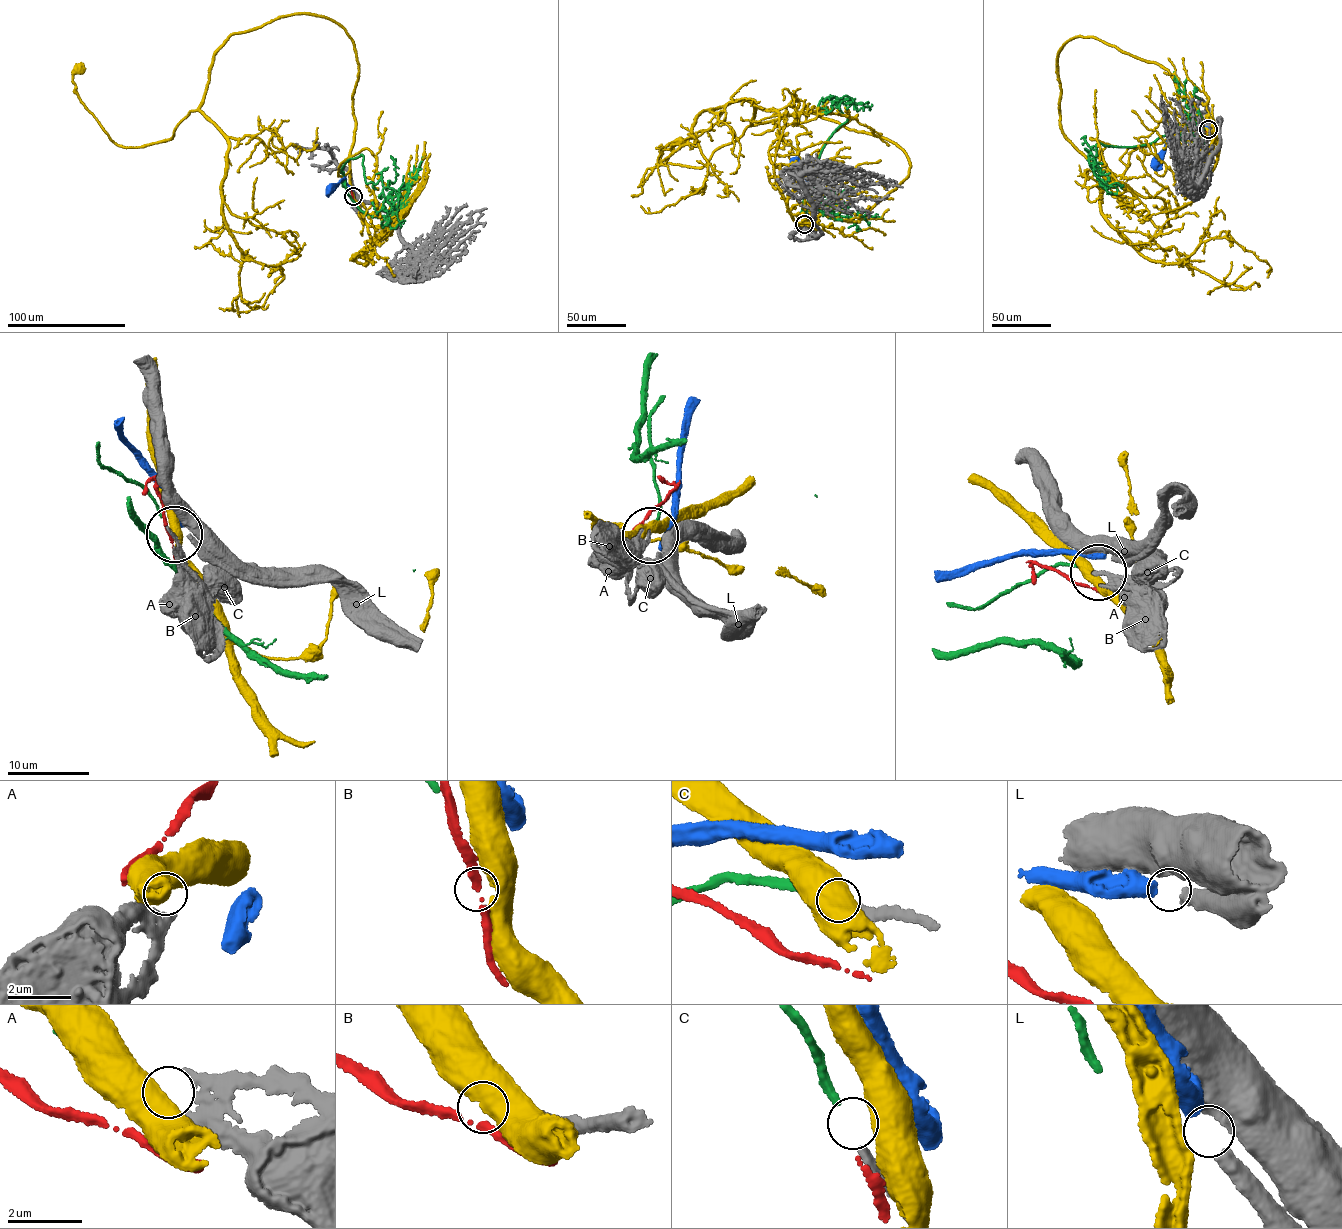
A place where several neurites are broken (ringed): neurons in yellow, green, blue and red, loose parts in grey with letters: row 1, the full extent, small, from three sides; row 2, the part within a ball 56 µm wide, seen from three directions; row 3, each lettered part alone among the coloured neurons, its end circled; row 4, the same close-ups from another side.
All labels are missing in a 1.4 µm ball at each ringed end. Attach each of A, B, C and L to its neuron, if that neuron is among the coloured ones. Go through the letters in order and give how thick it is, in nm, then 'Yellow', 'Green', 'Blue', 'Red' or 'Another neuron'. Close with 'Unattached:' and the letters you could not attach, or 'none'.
A: Thickness 260 nm. Another neuron
B: Thickness 240 nm. Another neuron
C: Thickness 280 nm. Green
L: Thickness 700 nm. Blue
Unattached: A, B

